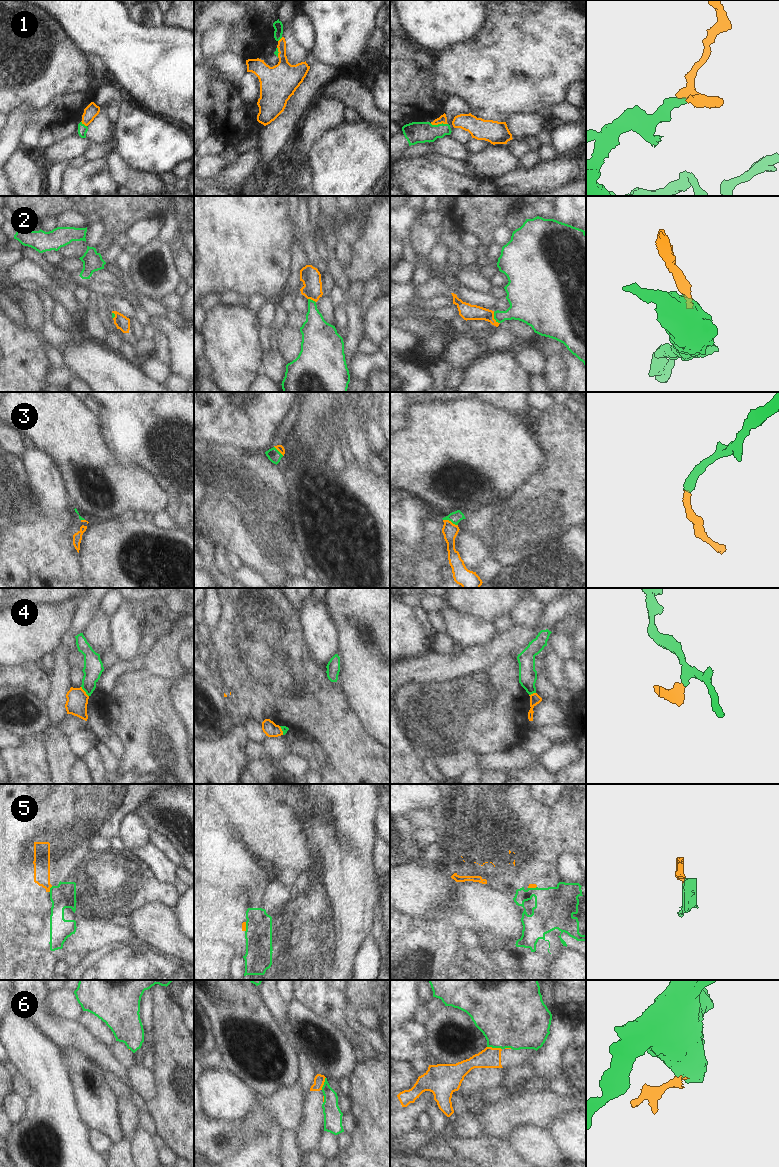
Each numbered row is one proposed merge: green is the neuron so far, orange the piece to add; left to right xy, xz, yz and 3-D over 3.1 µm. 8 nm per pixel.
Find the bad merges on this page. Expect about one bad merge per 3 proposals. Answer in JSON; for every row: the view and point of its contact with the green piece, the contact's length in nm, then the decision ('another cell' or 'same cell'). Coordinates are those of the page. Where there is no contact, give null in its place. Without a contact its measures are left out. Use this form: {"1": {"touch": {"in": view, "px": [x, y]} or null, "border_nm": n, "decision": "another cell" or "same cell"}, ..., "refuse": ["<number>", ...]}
{"1": {"touch": {"in": "yz", "px": [439, 124]}, "border_nm": 140, "decision": "another cell"}, "2": {"touch": {"in": "yz", "px": [494, 318]}, "border_nm": 110, "decision": "another cell"}, "3": {"touch": {"in": "yz", "px": [450, 520]}, "border_nm": 130, "decision": "same cell"}, "4": {"touch": {"in": "xy", "px": [84, 690]}, "border_nm": 110, "decision": "another cell"}, "5": {"touch": {"in": "xy", "px": [50, 889]}, "border_nm": 60, "decision": "another cell"}, "6": {"touch": {"in": "yz", "px": [494, 1047]}, "border_nm": 120, "decision": "another cell"}, "refuse": ["1", "2", "4", "5", "6"]}

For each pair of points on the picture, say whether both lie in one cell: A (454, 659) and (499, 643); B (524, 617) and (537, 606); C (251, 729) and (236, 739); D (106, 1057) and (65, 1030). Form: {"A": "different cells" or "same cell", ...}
{"A": "same cell", "B": "same cell", "C": "different cells", "D": "same cell"}

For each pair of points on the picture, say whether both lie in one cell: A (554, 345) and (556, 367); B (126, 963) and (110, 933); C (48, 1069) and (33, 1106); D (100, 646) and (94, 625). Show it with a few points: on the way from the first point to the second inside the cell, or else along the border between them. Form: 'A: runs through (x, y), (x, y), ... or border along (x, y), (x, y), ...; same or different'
A: border along (549, 354), (558, 354), (563, 359), (566, 375); different
B: border along (137, 939), (122, 944), (105, 945), (93, 952); different
C: runs through (48, 1078), (48, 1091), (42, 1097); same
D: runs through (100, 641), (97, 630); same

